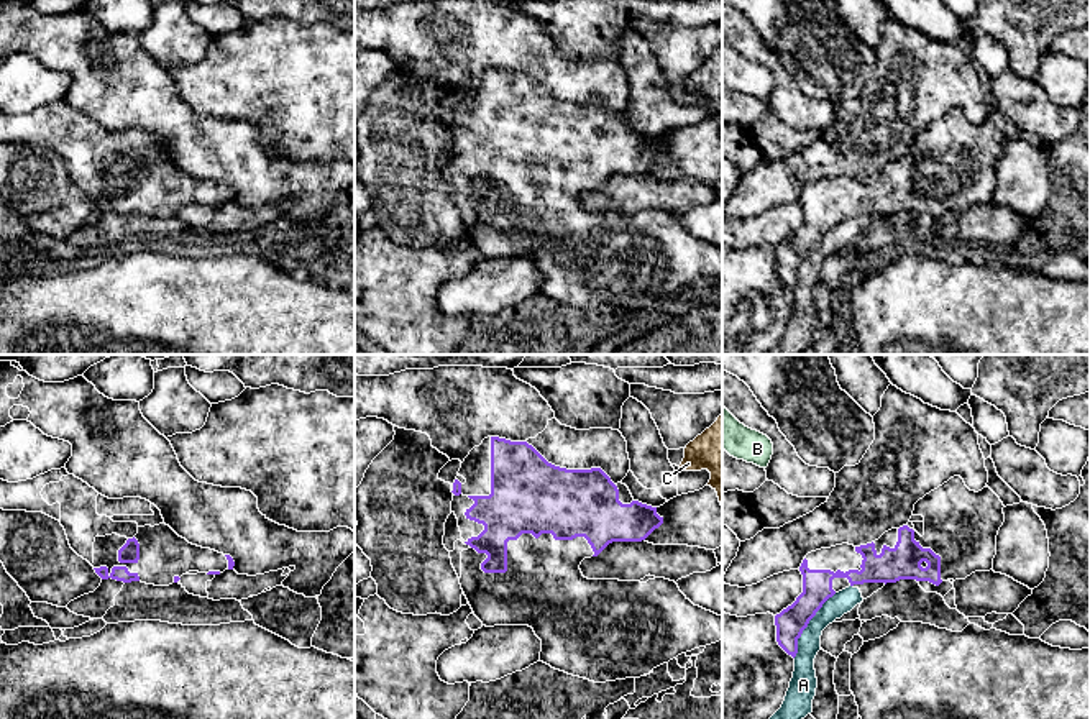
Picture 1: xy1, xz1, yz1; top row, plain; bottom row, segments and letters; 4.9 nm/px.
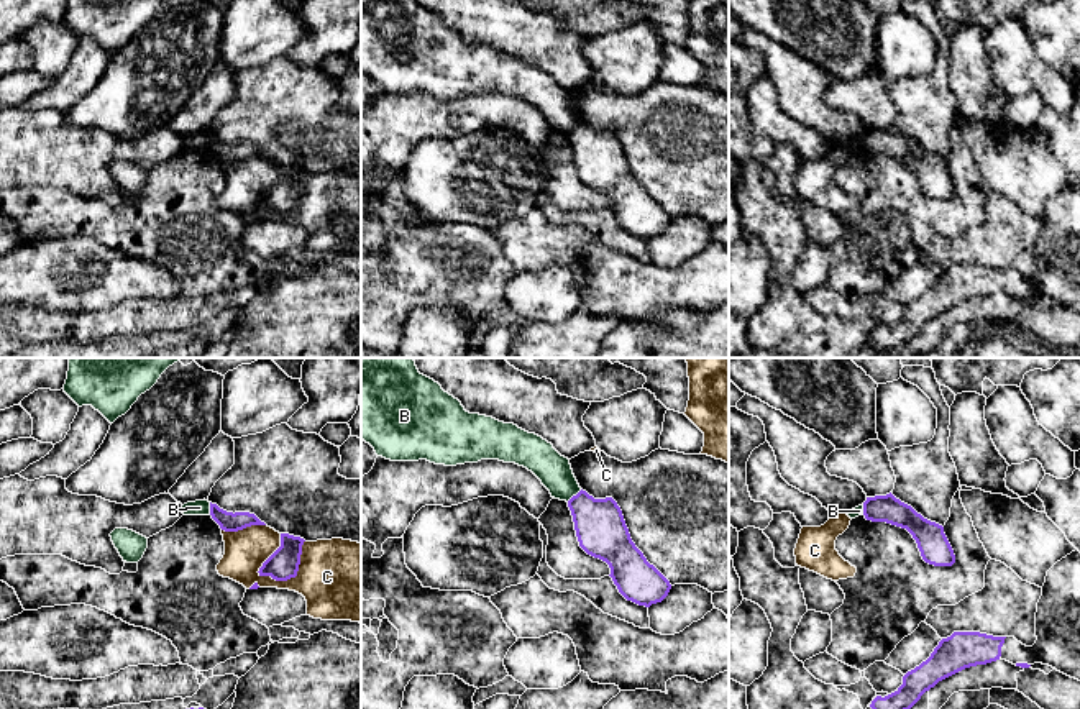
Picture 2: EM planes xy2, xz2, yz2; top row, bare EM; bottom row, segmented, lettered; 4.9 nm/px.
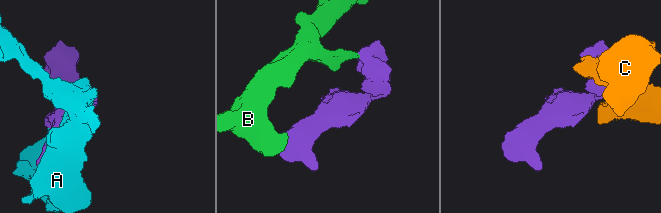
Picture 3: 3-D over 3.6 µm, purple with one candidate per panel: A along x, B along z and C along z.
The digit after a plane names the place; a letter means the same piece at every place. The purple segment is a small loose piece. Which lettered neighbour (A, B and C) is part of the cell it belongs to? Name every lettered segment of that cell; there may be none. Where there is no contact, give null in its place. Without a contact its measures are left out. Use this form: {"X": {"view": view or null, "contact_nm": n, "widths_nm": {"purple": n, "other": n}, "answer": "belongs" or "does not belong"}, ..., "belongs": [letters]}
{"A": {"view": "yz1", "contact_nm": 380, "widths_nm": {"purple": 150, "other": 110}, "answer": "does not belong"}, "B": {"view": "xz2", "contact_nm": 100, "widths_nm": {"purple": 240, "other": 160}, "answer": "does not belong"}, "C": {"view": "xy2", "contact_nm": 280, "widths_nm": {"purple": 150, "other": 400}, "answer": "does not belong"}, "belongs": []}

